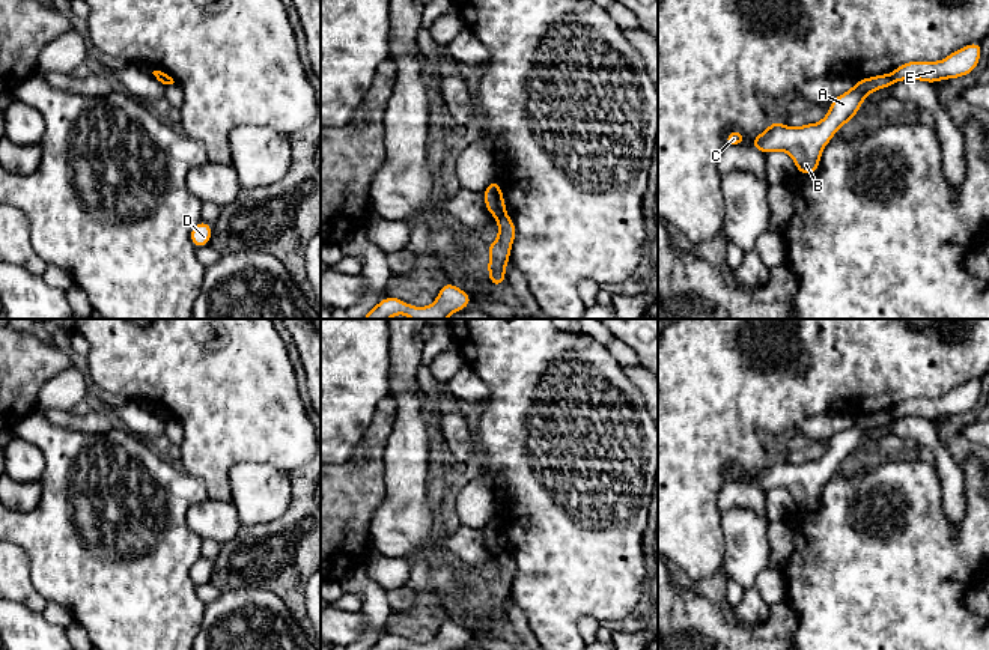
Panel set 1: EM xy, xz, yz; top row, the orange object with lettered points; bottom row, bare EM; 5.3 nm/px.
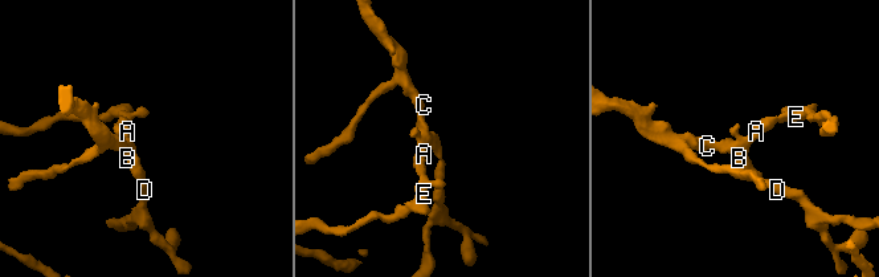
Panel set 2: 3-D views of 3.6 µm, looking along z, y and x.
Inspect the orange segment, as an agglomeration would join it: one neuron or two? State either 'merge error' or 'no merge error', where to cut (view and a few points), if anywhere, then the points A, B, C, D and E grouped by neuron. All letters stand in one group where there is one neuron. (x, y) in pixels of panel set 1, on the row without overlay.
merge error | xz (505, 549), (497, 555) | A B C D / E

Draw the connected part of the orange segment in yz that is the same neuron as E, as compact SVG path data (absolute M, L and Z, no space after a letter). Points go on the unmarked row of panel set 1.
M971 379L969 382L953 388L941 399L906 399L897 403L891 415L894 420L903 417L920 417L926 420L938 420L939 417L960 415L971 411L980 399L981 381Z

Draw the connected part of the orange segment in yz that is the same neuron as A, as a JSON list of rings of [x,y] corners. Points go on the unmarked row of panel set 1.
[[[891,411],[857,417],[849,429],[832,436],[829,448],[819,460],[795,465],[772,457],[762,471],[753,475],[750,484],[759,486],[765,492],[783,488],[792,494],[798,510],[816,512],[822,488],[837,466],[854,457],[869,430],[891,424],[893,420]]]

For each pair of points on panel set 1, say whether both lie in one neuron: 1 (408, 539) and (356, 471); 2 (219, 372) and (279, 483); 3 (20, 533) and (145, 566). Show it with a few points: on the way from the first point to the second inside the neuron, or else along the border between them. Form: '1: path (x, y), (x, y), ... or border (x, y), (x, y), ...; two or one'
1: border (386, 468), (386, 497), (374, 512), (369, 536); two
2: border (234, 465), (244, 462), (270, 464), (286, 473); two
3: path (51, 534), (113, 564); one

